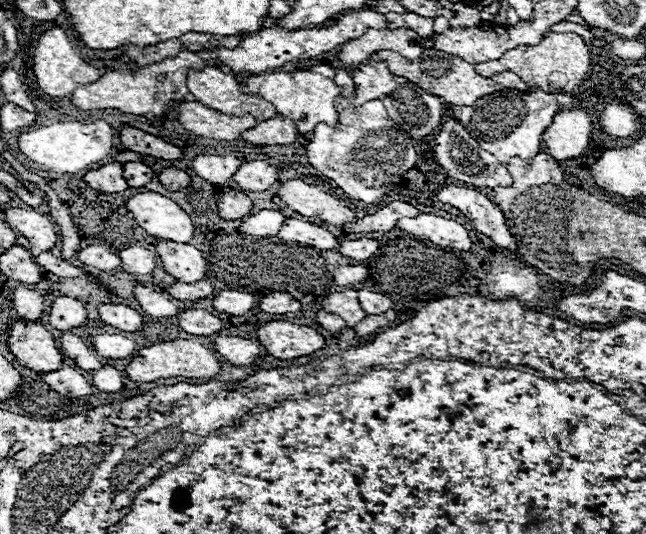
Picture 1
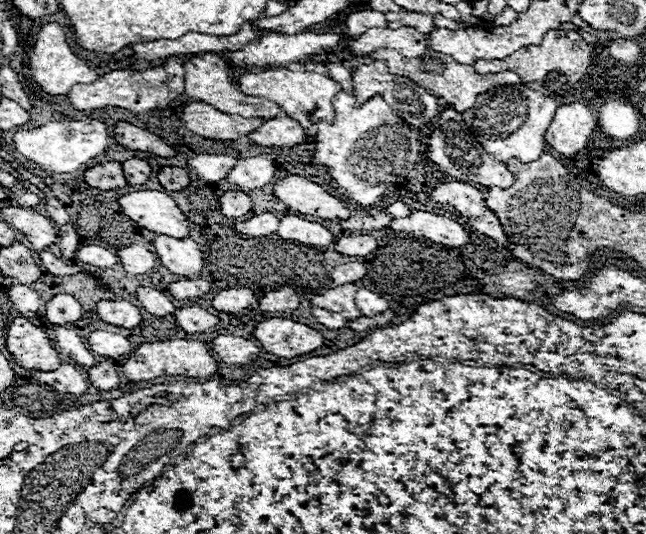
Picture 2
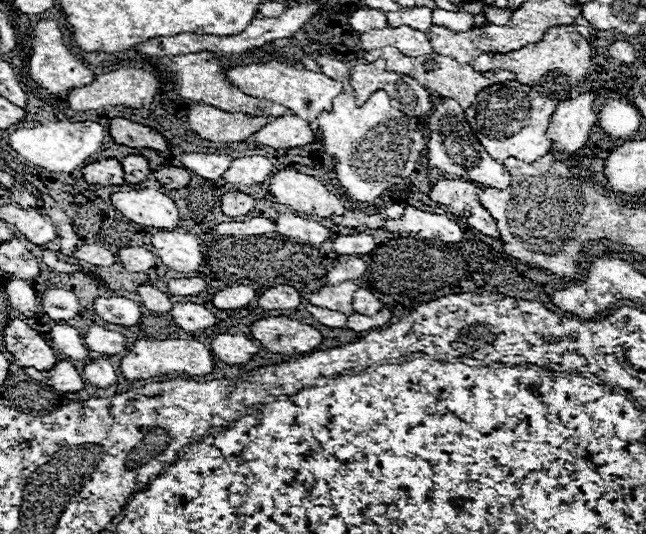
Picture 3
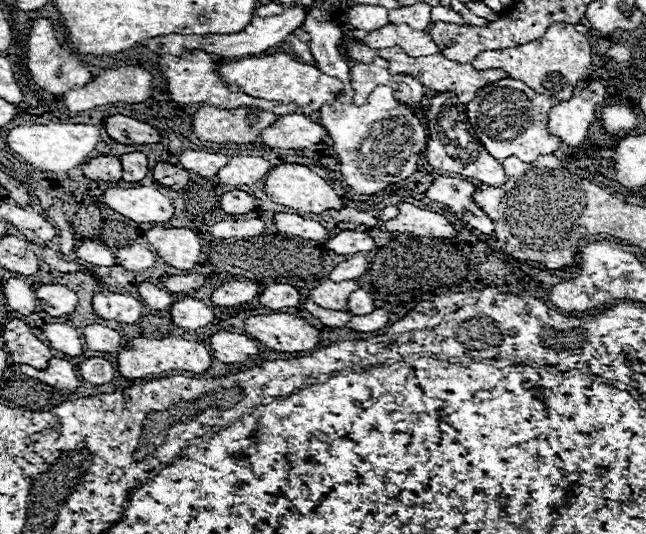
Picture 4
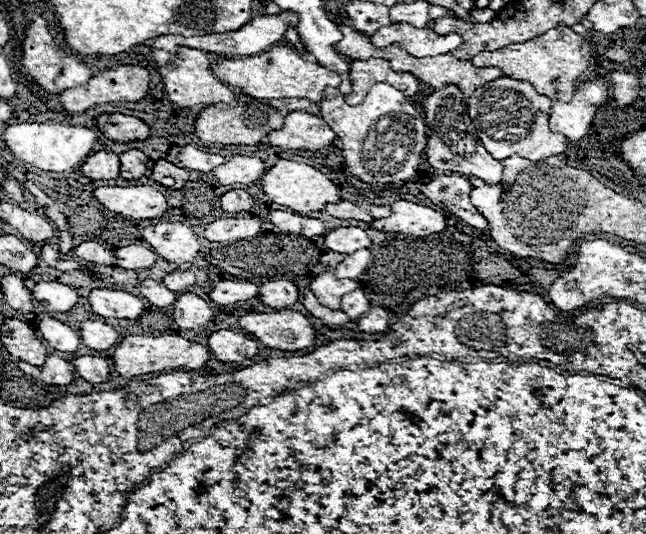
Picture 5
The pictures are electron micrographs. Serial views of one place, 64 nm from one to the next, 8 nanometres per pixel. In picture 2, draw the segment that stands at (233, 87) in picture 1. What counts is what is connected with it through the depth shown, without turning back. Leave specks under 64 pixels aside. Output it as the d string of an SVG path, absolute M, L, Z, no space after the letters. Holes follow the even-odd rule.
M200 52L194 56L188 56L184 62L184 94L196 102L206 102L226 114L240 114L240 116L258 116L258 118L274 118L282 116L282 108L266 98L256 98L242 94L238 86L230 78L230 68L228 64L214 52Z

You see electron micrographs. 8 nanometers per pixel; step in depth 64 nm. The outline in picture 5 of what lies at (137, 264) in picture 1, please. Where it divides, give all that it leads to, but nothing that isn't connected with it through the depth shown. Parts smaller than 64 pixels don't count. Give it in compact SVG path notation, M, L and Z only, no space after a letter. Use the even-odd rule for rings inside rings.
M132 244L132 246L122 246L116 250L116 266L126 268L126 270L140 270L140 268L150 268L156 262L156 252L150 250L144 244Z

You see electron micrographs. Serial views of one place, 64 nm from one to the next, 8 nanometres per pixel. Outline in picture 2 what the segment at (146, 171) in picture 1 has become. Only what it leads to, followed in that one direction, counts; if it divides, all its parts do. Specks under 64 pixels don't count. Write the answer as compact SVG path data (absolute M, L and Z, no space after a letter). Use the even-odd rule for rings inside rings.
M130 158L126 162L122 162L122 168L124 168L124 176L126 176L126 182L130 186L138 186L138 184L144 184L152 170L150 170L150 164L146 160L140 160L140 158Z

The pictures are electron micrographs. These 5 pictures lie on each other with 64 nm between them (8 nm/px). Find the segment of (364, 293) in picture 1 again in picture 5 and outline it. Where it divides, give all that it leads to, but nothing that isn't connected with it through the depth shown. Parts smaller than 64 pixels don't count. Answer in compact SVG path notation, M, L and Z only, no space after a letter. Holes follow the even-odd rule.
M354 290L348 292L346 296L342 296L342 312L346 312L350 318L360 318L364 316L364 312L370 310L370 300L366 298L366 294L362 290Z

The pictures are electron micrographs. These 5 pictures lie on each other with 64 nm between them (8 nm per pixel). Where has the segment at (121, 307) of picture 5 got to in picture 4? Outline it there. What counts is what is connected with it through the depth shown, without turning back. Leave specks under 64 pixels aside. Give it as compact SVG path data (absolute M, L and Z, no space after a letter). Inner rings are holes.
M96 292L92 296L94 314L104 320L116 320L124 324L134 324L142 316L142 304L130 294L114 292Z

